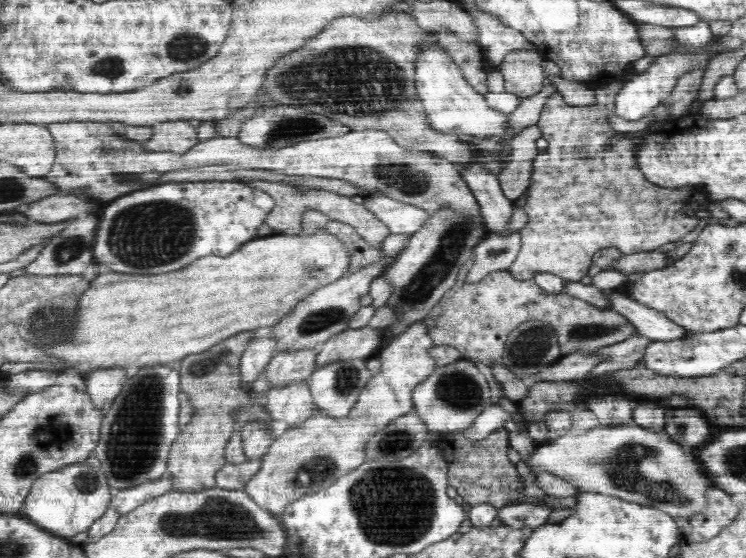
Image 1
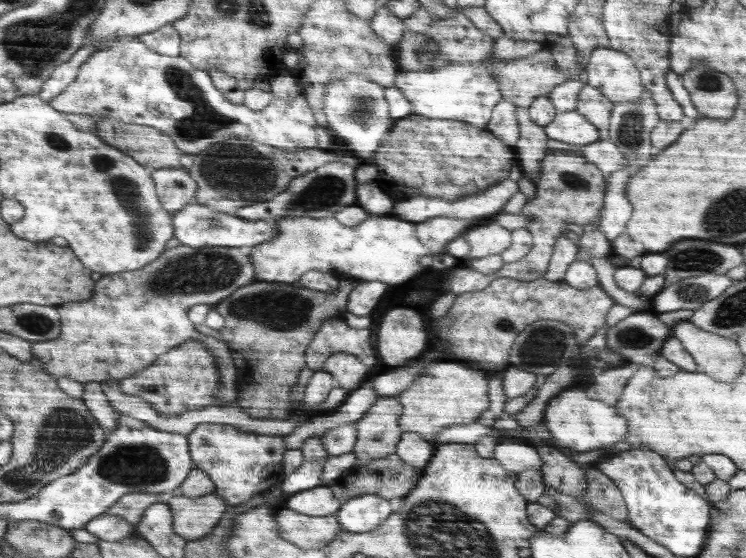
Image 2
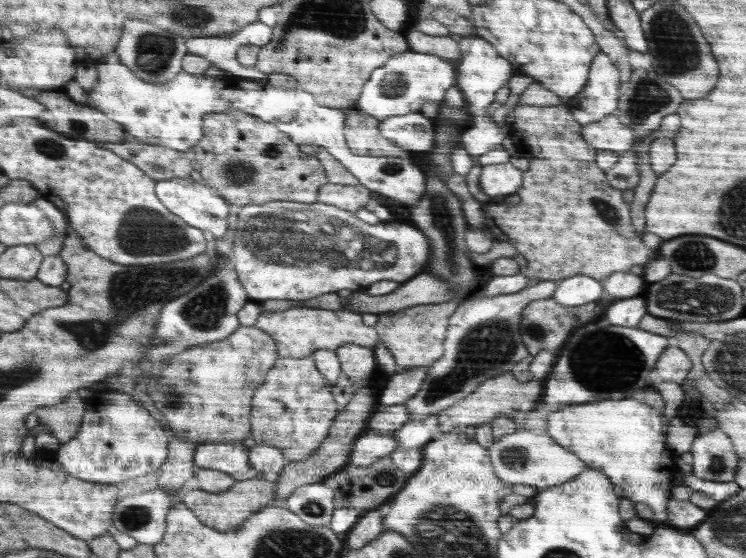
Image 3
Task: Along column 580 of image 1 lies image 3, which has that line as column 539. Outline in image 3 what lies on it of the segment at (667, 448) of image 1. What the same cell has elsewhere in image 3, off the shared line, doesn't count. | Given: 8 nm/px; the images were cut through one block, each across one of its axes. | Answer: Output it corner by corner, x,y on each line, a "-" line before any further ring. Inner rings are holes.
518,427
513,433
494,441
490,449
496,477
514,486
528,485
540,491
567,483
589,468
579,456
564,448
548,432
529,428

